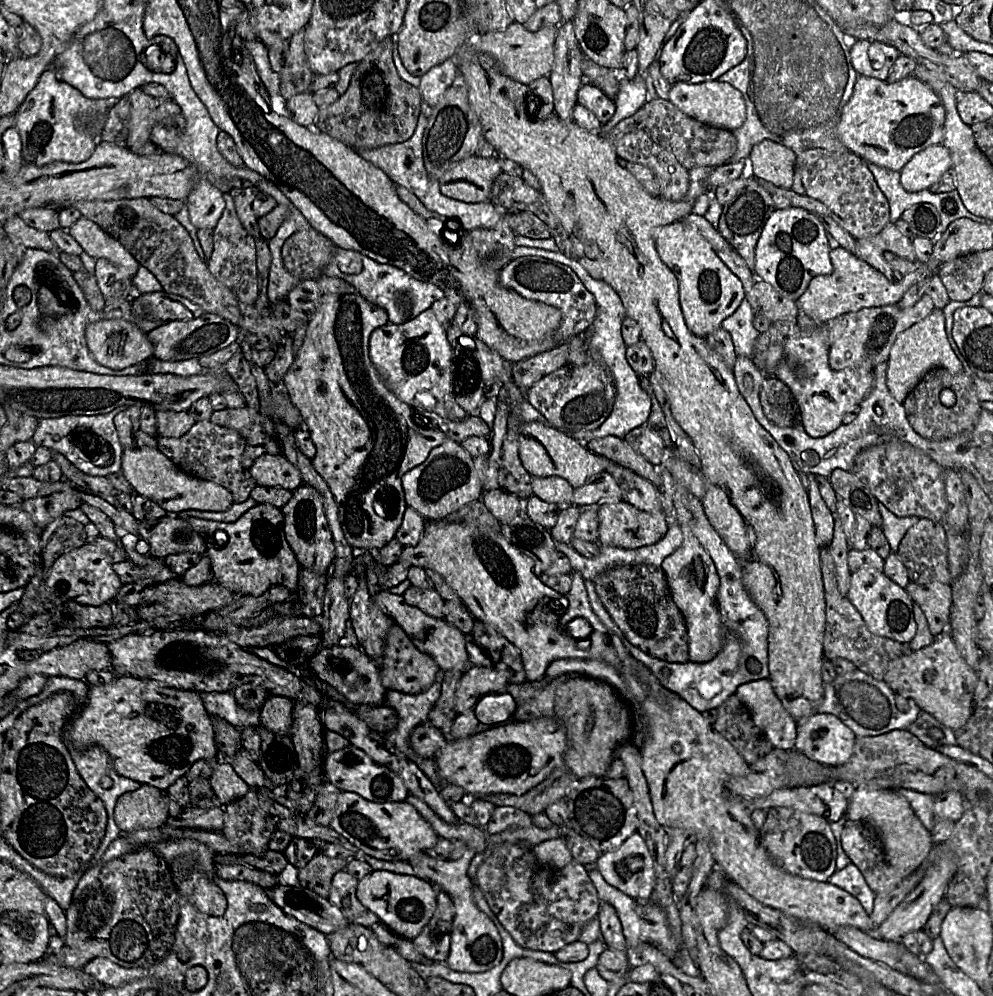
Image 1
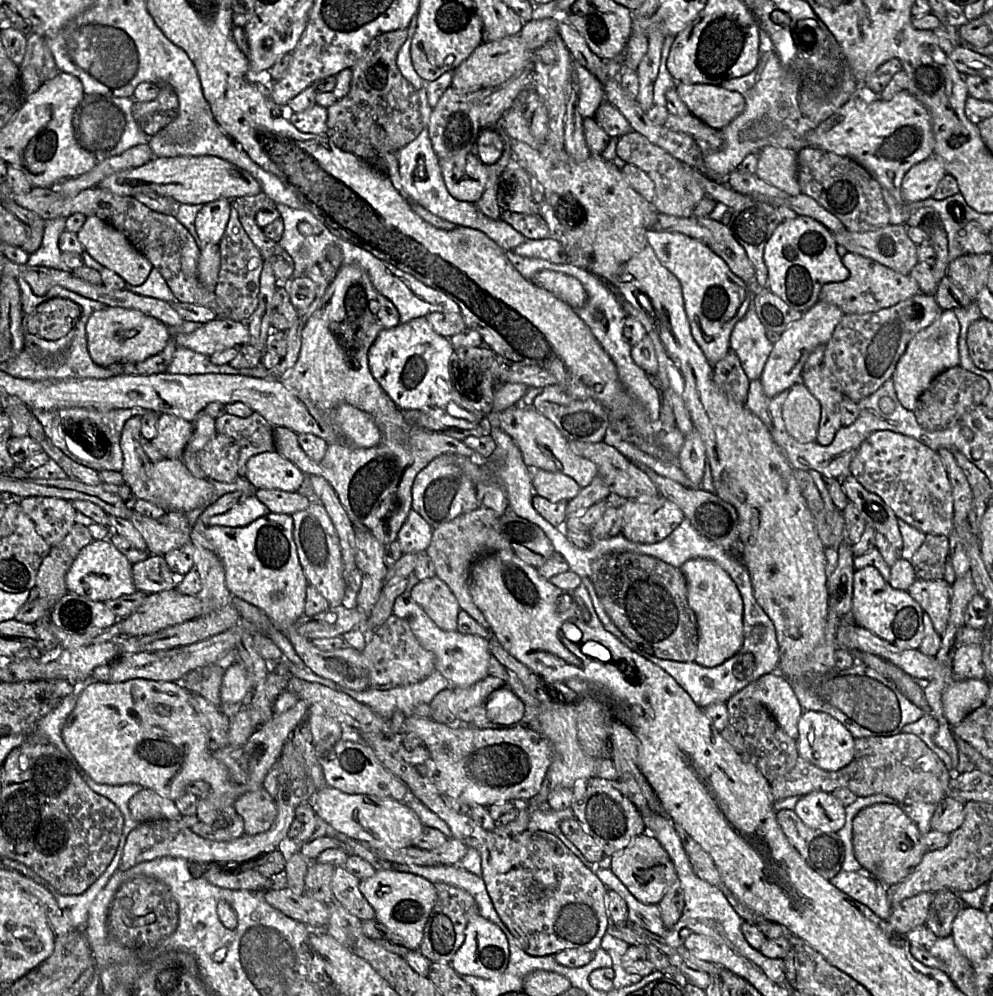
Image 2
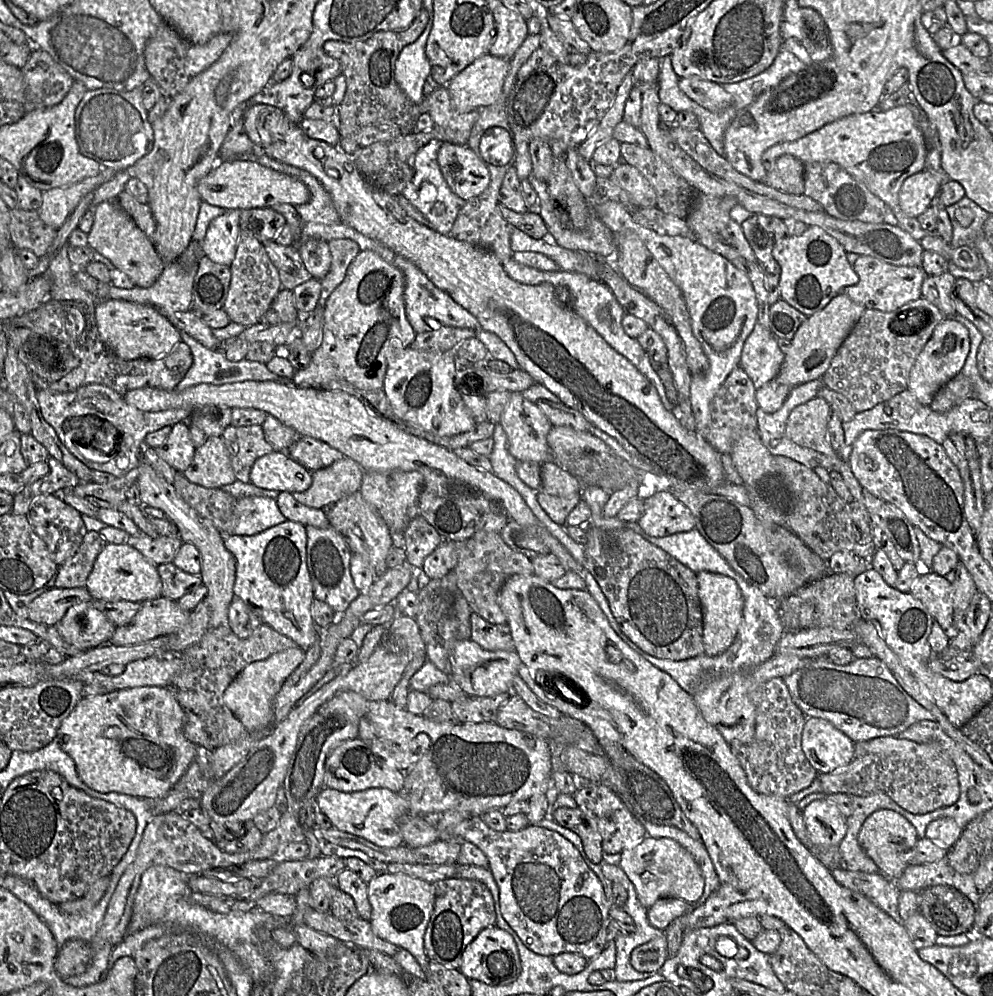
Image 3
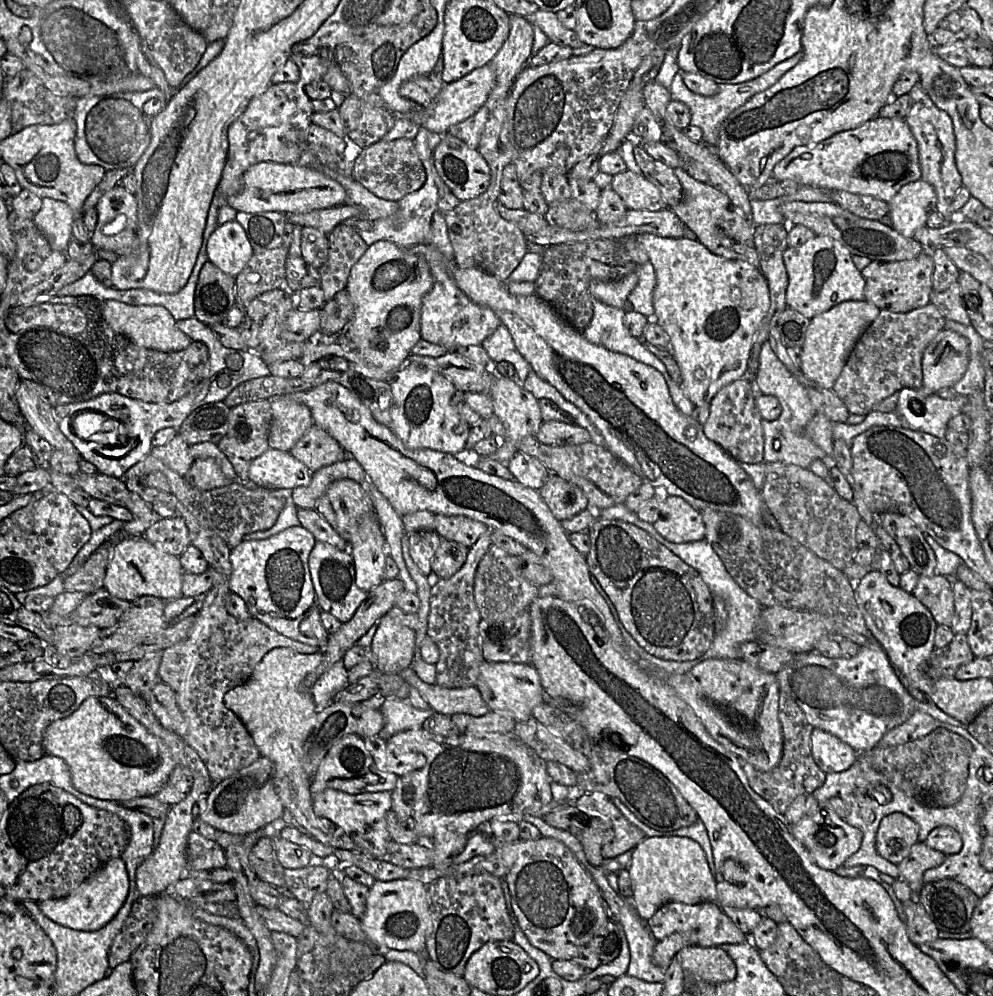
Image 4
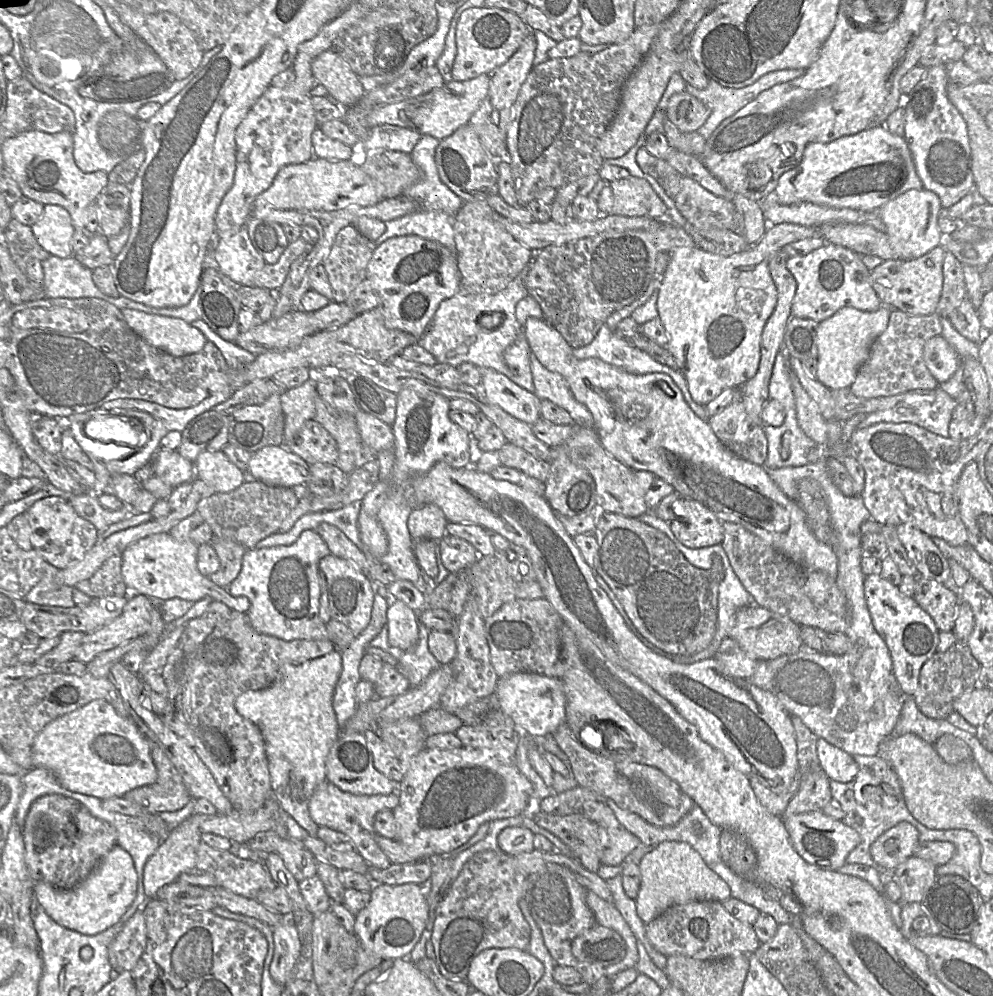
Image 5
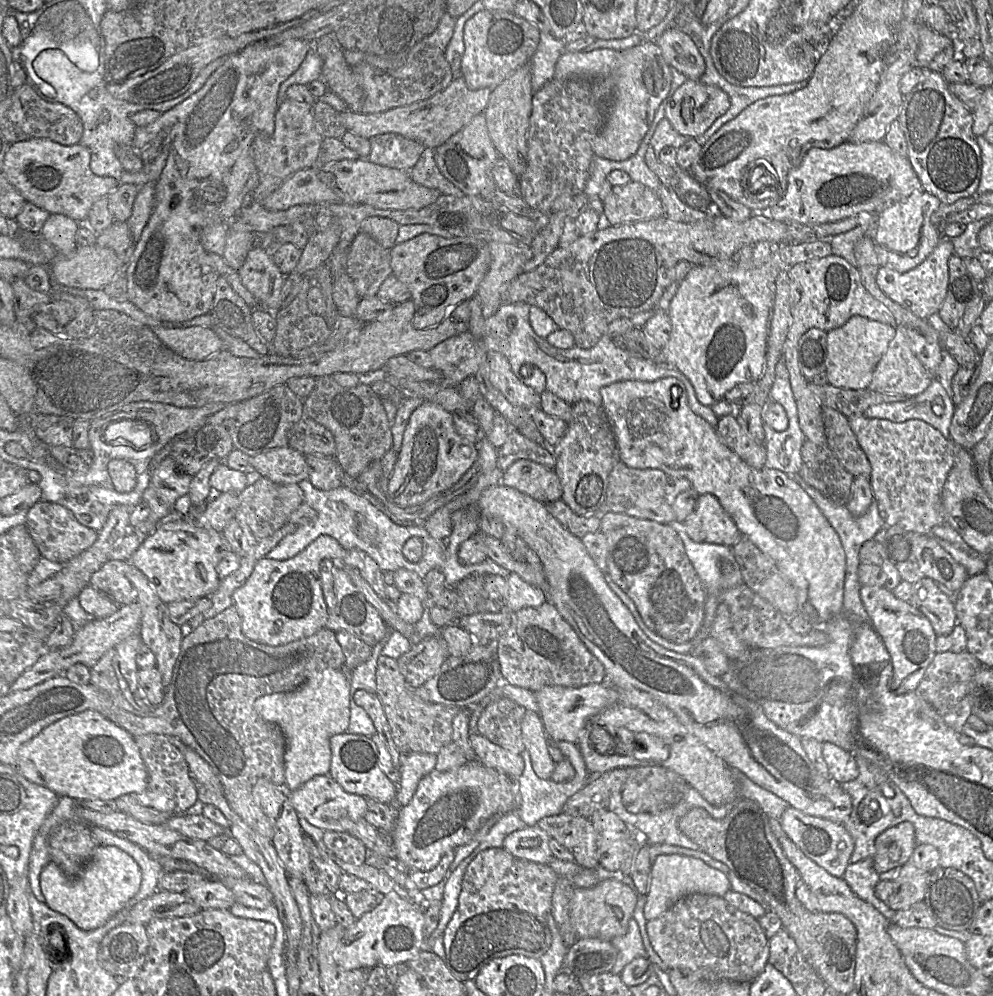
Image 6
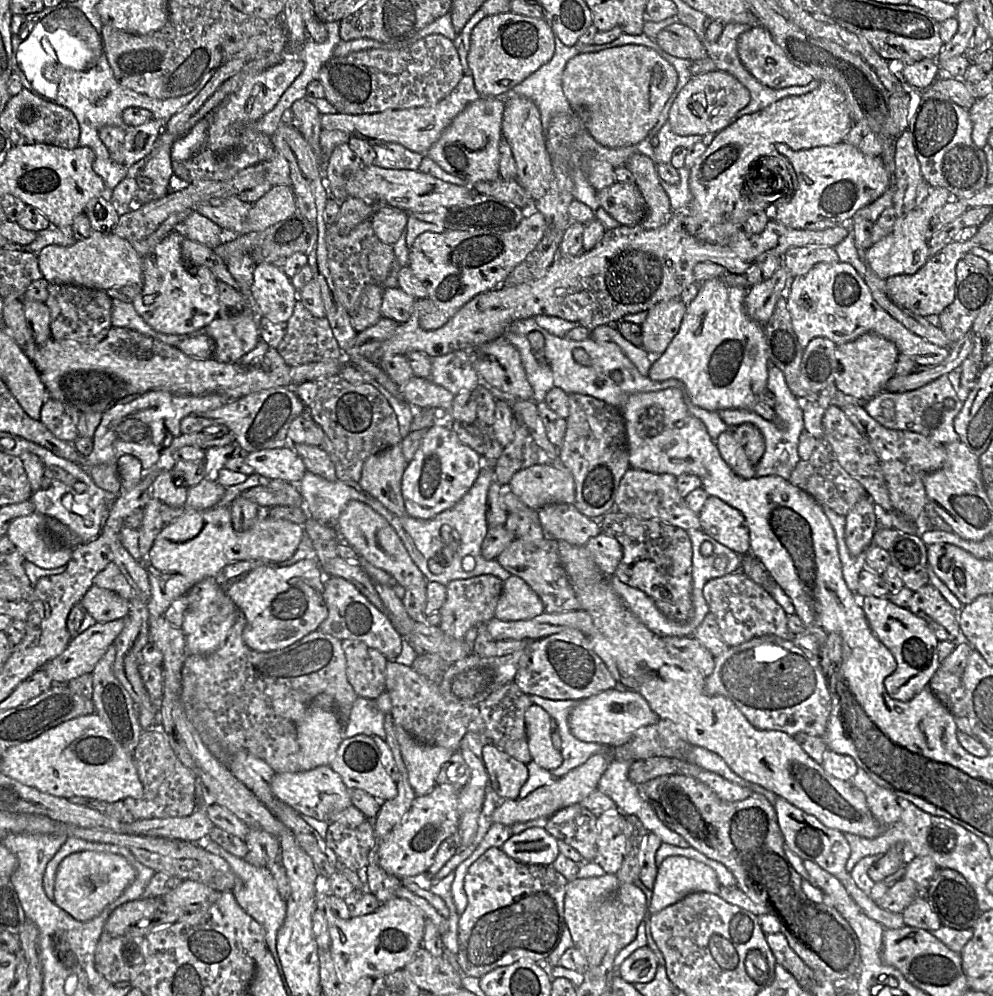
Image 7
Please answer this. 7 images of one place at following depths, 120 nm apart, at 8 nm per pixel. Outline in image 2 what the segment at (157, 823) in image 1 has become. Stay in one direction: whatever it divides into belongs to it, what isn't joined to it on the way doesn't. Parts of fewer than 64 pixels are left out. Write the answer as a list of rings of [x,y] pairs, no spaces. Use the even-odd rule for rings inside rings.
[[[147,788],[132,796],[128,808],[132,818],[139,824],[158,819],[178,819],[181,816],[173,800]]]

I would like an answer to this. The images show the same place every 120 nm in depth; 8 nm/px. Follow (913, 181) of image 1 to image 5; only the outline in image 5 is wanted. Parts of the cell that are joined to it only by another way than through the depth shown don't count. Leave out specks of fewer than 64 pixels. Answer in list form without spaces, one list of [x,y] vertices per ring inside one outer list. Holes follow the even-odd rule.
[[[922,188],[908,190],[878,210],[879,217],[886,225],[886,234],[897,258],[894,260],[915,259],[939,246],[942,233],[937,221],[941,208],[938,196]]]

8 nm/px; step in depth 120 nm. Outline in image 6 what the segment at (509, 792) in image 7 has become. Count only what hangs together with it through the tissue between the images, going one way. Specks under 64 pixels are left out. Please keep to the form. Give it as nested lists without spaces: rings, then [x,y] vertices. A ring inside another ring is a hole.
[[[471,733],[469,739],[477,759],[482,764],[505,774],[513,781],[521,776],[524,761],[520,754],[512,753],[494,744],[479,733]]]

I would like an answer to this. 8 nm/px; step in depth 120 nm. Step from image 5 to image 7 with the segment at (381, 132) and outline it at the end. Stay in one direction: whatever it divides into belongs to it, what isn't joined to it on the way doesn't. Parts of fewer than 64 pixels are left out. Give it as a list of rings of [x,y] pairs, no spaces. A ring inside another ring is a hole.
[[[376,142],[374,165],[385,169],[418,170],[423,154],[393,142]]]

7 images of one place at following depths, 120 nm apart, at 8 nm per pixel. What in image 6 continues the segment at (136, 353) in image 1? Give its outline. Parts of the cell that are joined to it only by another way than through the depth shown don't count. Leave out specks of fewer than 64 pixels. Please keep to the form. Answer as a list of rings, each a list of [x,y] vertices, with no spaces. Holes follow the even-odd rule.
[[[158,326],[151,329],[165,346],[184,359],[202,361],[223,349],[222,341],[210,328]]]

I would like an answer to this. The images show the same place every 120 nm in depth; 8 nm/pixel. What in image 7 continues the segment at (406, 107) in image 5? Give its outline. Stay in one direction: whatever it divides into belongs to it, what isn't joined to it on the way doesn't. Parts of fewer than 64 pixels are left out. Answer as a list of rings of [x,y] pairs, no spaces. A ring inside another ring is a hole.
[[[464,74],[457,86],[444,99],[431,106],[406,109],[388,109],[372,114],[323,114],[320,116],[322,128],[339,130],[350,136],[365,140],[371,145],[376,142],[393,142],[411,151],[426,154],[428,149],[440,138],[452,120],[468,105],[480,98],[470,74]]]

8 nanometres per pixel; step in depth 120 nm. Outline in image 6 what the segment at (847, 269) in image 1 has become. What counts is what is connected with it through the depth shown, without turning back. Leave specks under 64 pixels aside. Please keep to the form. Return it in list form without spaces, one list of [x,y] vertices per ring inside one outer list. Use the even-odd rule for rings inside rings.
[[[943,236],[926,260],[907,272],[901,273],[887,267],[879,267],[876,275],[877,286],[892,301],[917,317],[927,319],[932,314],[938,313],[947,294],[949,282],[948,260],[954,254],[954,247],[950,239]]]

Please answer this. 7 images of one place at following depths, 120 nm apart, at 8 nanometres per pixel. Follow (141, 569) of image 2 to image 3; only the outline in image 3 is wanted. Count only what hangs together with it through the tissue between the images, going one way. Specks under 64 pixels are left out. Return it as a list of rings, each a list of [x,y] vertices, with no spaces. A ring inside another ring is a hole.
[[[173,563],[160,564],[157,571],[162,583],[161,596],[174,601],[203,584],[200,575],[188,574]]]

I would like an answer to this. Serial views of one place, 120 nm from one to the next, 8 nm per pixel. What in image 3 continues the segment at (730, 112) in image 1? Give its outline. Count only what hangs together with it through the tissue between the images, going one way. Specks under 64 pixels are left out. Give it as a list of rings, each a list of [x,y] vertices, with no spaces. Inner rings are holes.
[[[698,77],[680,78],[679,87],[691,100],[713,113],[725,110],[733,102],[733,96],[721,84]]]

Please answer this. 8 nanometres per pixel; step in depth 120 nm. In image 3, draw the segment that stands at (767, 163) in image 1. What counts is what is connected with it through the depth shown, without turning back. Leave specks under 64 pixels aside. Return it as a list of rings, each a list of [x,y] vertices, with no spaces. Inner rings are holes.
[[[782,155],[767,171],[763,183],[787,194],[802,195],[804,193],[804,164],[792,155]]]

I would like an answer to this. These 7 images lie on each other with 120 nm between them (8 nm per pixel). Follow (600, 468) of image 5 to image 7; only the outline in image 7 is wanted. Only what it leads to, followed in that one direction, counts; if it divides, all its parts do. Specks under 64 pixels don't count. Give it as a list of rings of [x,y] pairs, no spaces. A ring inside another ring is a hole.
[[[629,468],[620,481],[615,498],[615,510],[640,519],[667,523],[684,530],[700,530],[699,513],[692,511],[677,489],[677,477]]]

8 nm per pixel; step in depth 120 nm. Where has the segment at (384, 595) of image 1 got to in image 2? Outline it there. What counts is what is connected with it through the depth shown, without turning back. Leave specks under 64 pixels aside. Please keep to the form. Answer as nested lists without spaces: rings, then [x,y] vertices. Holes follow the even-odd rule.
[[[406,591],[395,600],[392,614],[408,622],[421,646],[434,654],[436,670],[454,687],[465,688],[472,686],[489,675],[488,668],[492,657],[489,649],[489,639],[478,635],[440,629],[410,597],[410,591]]]

